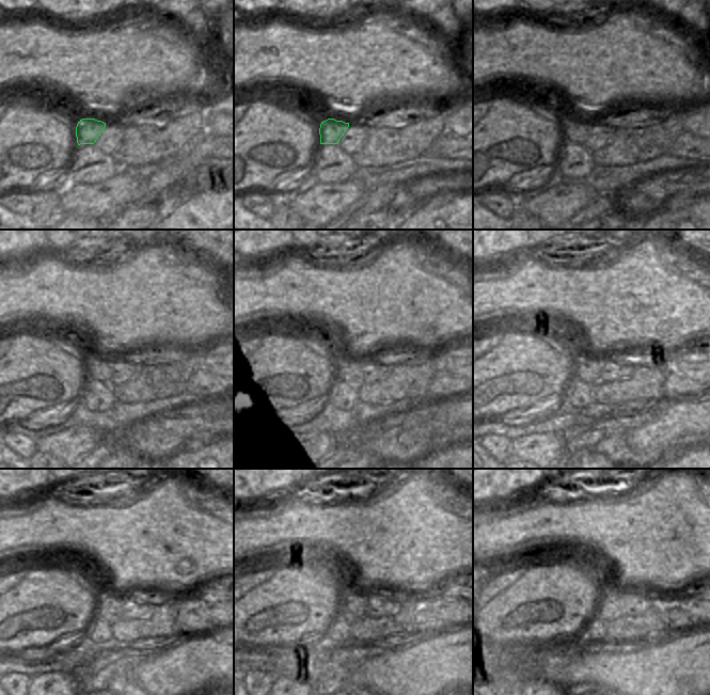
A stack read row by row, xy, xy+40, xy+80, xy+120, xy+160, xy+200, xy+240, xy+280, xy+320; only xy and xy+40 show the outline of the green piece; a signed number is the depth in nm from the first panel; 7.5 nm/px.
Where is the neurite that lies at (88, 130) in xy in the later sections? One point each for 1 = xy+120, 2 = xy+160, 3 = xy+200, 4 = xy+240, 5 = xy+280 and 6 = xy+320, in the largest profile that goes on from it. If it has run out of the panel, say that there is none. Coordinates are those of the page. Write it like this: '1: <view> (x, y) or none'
1: xy+120 (100, 368)
2: xy+160 (347, 368)
3: xy+200 (587, 368)
4: xy+240 (110, 606)
5: xy+280 (356, 607)
6: xy+320 (606, 606)

